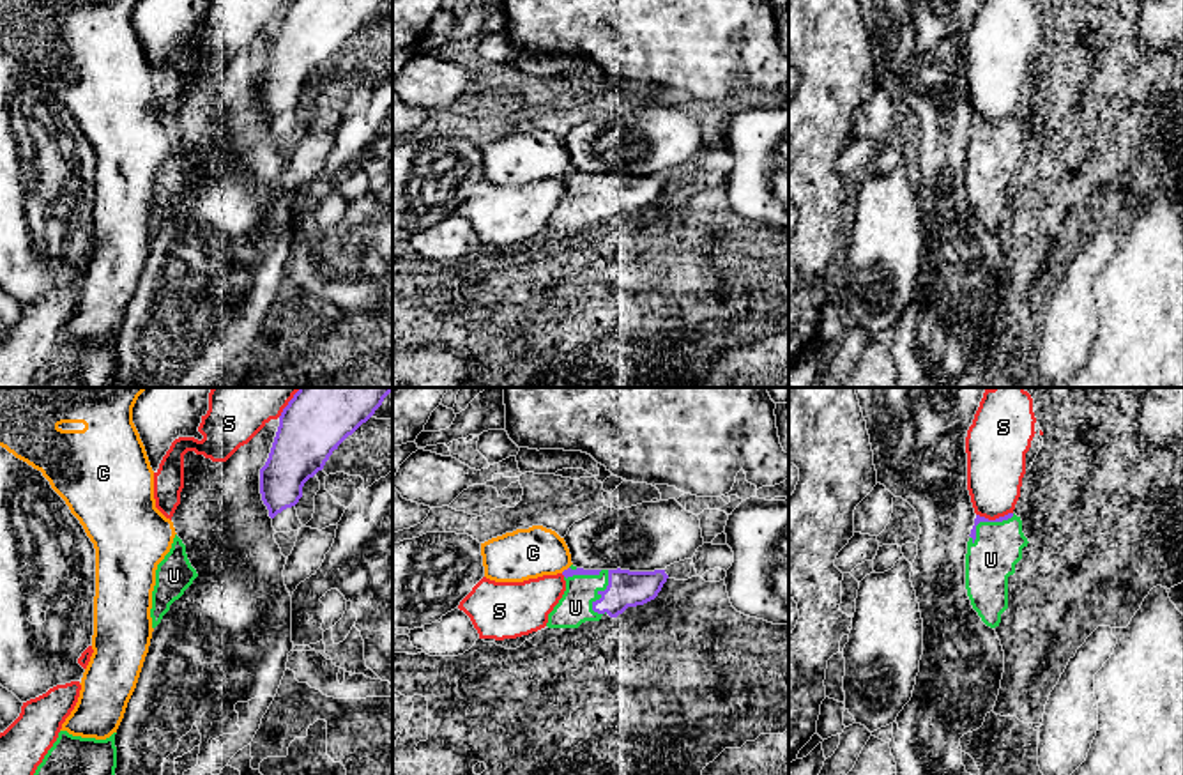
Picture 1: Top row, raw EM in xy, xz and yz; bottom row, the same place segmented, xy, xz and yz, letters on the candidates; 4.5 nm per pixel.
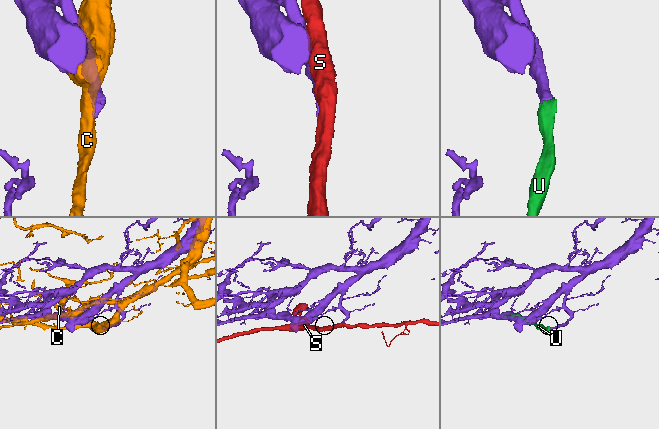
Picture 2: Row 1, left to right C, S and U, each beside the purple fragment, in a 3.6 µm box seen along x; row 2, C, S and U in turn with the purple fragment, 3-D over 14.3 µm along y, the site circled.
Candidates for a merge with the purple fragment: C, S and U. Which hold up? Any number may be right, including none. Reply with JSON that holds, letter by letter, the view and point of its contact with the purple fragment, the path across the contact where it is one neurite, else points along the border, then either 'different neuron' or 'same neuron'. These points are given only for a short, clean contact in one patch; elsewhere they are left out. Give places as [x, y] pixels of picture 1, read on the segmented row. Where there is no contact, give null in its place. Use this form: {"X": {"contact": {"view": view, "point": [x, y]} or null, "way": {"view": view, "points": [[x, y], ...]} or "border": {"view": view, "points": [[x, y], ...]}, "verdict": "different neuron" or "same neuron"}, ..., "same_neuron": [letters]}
{"C": {"contact": {"view": "xz", "point": [564, 570]}, "verdict": "different neuron"}, "S": {"contact": {"view": "yz", "point": [996, 519]}, "verdict": "different neuron"}, "U": {"contact": {"view": "xz", "point": [600, 593]}, "way": {"view": "xz", "points": [[625, 588], [600, 593], [591, 593], [575, 607]]}, "verdict": "same neuron"}, "same_neuron": ["U"]}

